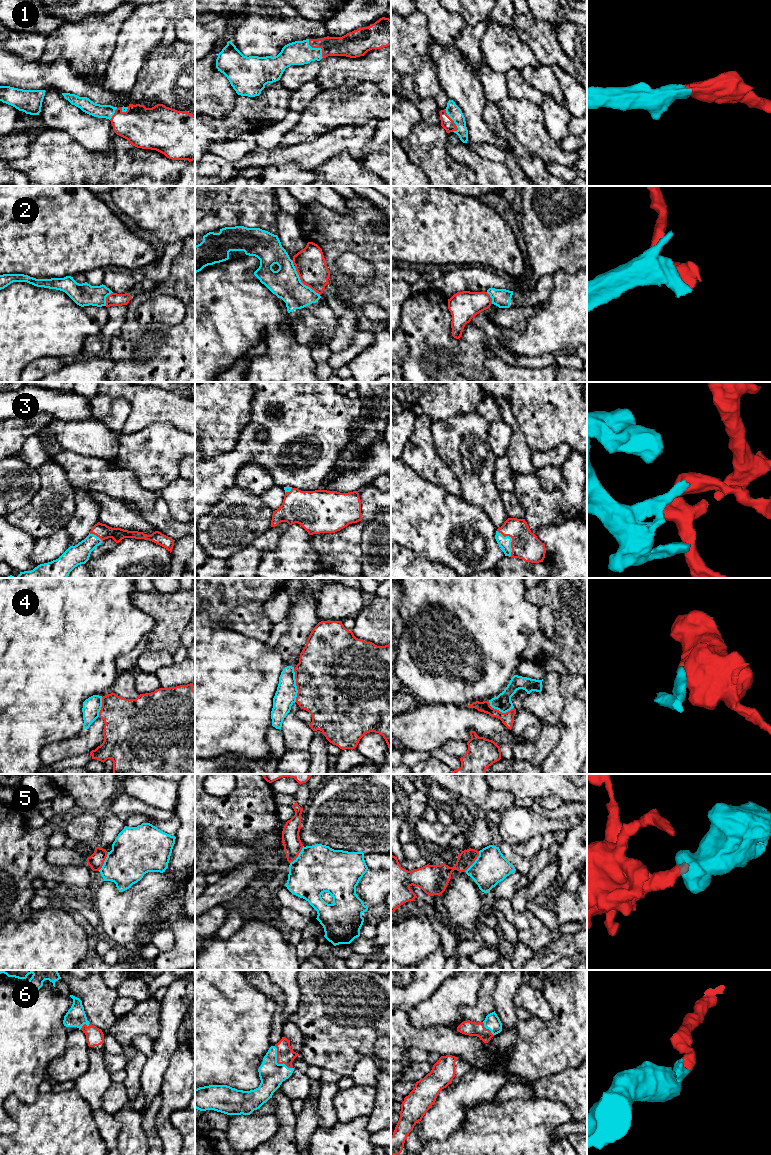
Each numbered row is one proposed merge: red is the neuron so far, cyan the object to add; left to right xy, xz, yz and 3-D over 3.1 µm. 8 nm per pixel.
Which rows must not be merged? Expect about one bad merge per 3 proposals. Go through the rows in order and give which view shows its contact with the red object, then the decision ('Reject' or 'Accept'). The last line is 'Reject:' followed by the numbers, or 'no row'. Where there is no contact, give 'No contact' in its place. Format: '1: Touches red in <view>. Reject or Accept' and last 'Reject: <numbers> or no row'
1: Touches red in xz. Accept
2: Touches red in xz. Reject
3: Touches red in yz. Accept
4: Touches red in xz. Reject
5: Touches red in yz. Reject
6: Touches red in xz. Accept
Reject: 2, 4, 5

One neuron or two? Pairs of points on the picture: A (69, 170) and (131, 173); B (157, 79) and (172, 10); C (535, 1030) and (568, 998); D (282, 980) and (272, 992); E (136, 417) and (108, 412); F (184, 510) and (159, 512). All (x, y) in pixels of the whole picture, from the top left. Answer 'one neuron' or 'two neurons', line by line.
A: one neuron
B: two neurons
C: one neuron
D: two neurons
E: two neurons
F: two neurons

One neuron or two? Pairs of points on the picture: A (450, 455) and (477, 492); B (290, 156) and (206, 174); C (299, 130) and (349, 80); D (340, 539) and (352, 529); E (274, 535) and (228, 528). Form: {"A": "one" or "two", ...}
{"A": "one", "B": "one", "C": "two", "D": "one", "E": "two"}

